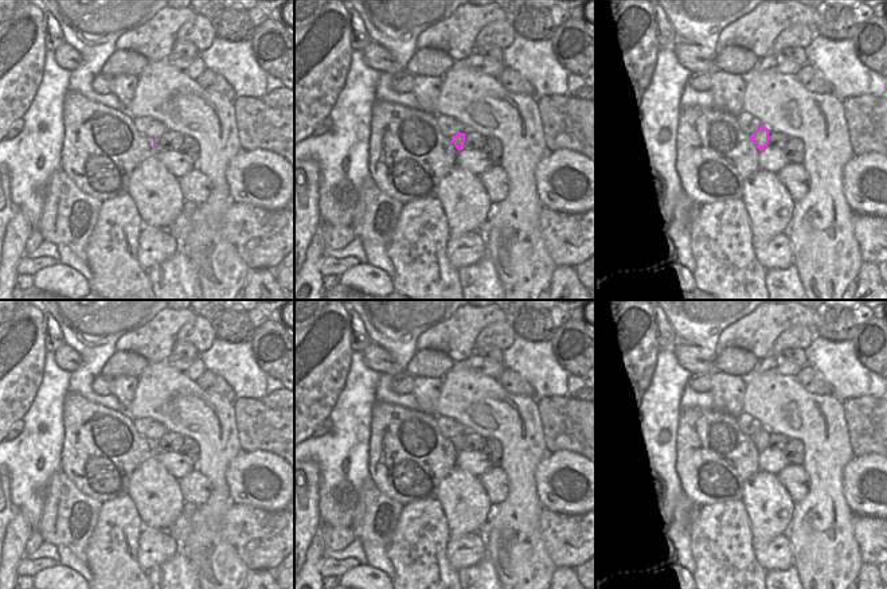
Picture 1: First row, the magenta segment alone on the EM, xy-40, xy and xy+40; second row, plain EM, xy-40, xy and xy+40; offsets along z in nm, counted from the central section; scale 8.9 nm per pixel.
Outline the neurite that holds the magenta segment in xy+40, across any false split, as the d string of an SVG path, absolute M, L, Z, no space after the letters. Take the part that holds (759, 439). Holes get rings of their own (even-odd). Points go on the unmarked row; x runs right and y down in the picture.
M766 428L758 429L750 438L755 448L762 452L767 448L769 445L769 434L770 432Z

